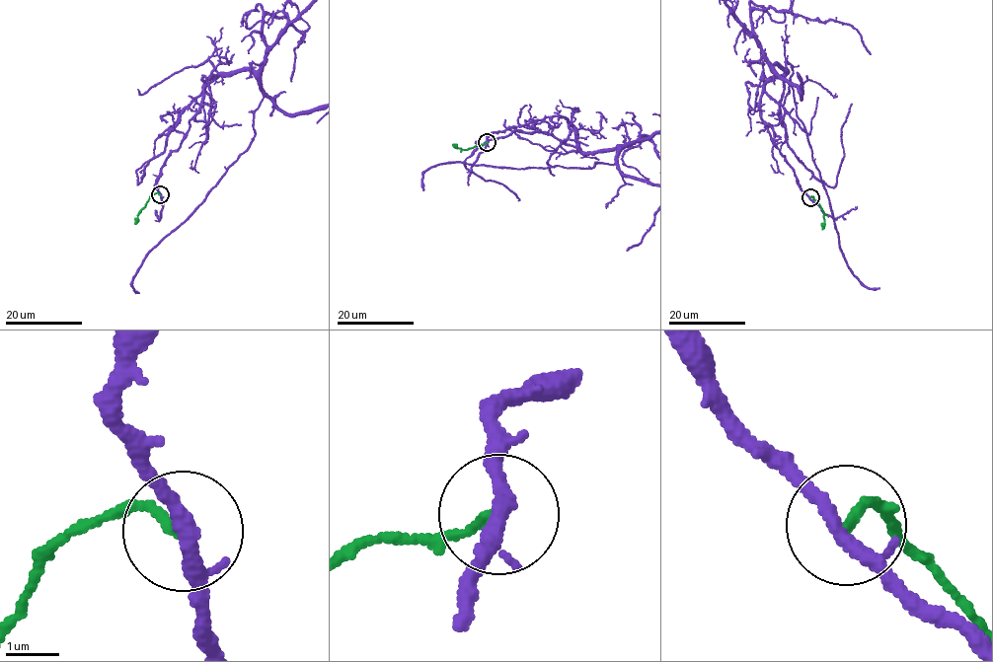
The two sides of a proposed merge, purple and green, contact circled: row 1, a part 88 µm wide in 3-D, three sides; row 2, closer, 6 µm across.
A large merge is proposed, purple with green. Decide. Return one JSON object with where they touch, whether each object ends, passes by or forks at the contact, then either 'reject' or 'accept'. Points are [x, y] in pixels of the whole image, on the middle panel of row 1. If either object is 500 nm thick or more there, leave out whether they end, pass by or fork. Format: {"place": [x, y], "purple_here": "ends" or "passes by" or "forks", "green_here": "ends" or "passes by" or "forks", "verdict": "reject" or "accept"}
{"place": [487, 142], "purple_here": "forks", "green_here": "ends", "verdict": "reject"}

